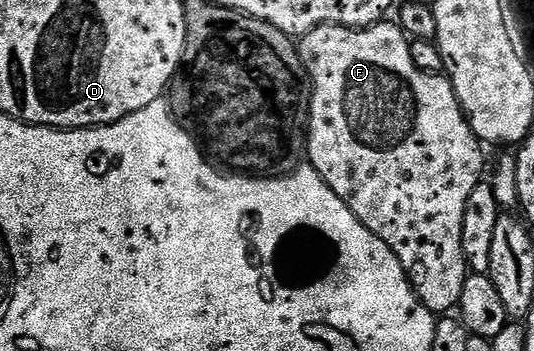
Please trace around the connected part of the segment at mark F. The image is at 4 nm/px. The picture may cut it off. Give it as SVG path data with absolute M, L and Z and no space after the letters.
M384 20L373 26L362 28L318 26L310 30L308 34L302 35L298 42L299 58L303 61L308 76L311 77L306 161L318 172L321 180L325 180L325 184L329 184L329 188L333 188L333 192L347 205L349 212L353 212L353 216L357 216L357 220L361 224L365 224L365 228L369 228L369 232L373 232L373 236L377 236L381 240L385 240L385 244L389 244L393 256L397 256L401 268L407 273L407 279L411 281L411 287L415 289L415 295L421 300L421 304L425 308L429 308L431 313L436 316L443 316L454 311L461 300L461 288L465 288L465 280L469 273L465 252L461 248L461 224L465 220L465 203L473 193L473 188L477 188L477 184L484 177L484 147L481 145L479 137L471 130L467 117L463 115L461 104L451 86L451 79L443 74L421 72L421 68L417 68L417 64L413 64L411 42L407 35L391 20Z

